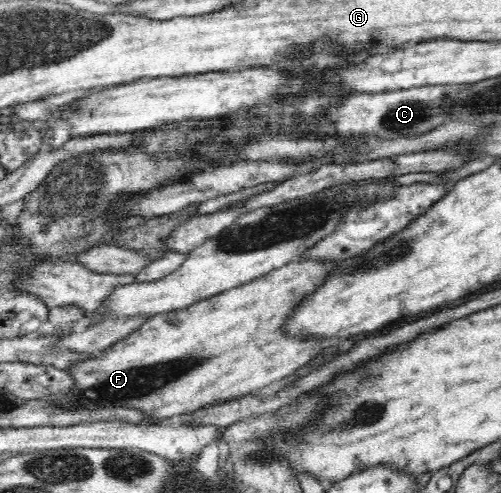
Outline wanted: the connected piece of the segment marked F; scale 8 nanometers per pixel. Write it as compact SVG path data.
M292 261L283 265L281 268L273 269L272 272L265 273L261 278L253 279L248 284L238 286L219 293L218 295L209 297L206 300L197 301L190 305L190 308L178 309L166 313L160 313L153 315L145 321L145 324L141 325L141 328L135 329L129 336L119 339L113 346L108 349L103 349L99 352L92 352L85 360L78 360L71 365L71 368L65 370L73 377L73 386L69 389L69 392L65 394L52 395L50 394L47 399L61 407L62 409L89 409L90 411L96 411L100 407L127 407L128 409L139 409L143 411L143 414L147 419L154 419L158 421L160 419L166 419L166 417L172 417L173 415L184 415L192 413L192 411L198 411L198 409L204 409L204 407L210 407L214 403L221 403L222 401L228 401L228 399L238 399L238 397L244 397L274 381L280 381L283 377L288 377L294 374L294 372L304 365L308 365L309 361L316 357L327 345L333 343L332 339L324 337L294 337L285 333L285 321L287 317L293 312L293 309L300 305L300 301L306 299L306 294L312 293L319 285L327 278L327 275L339 264L339 261Z

